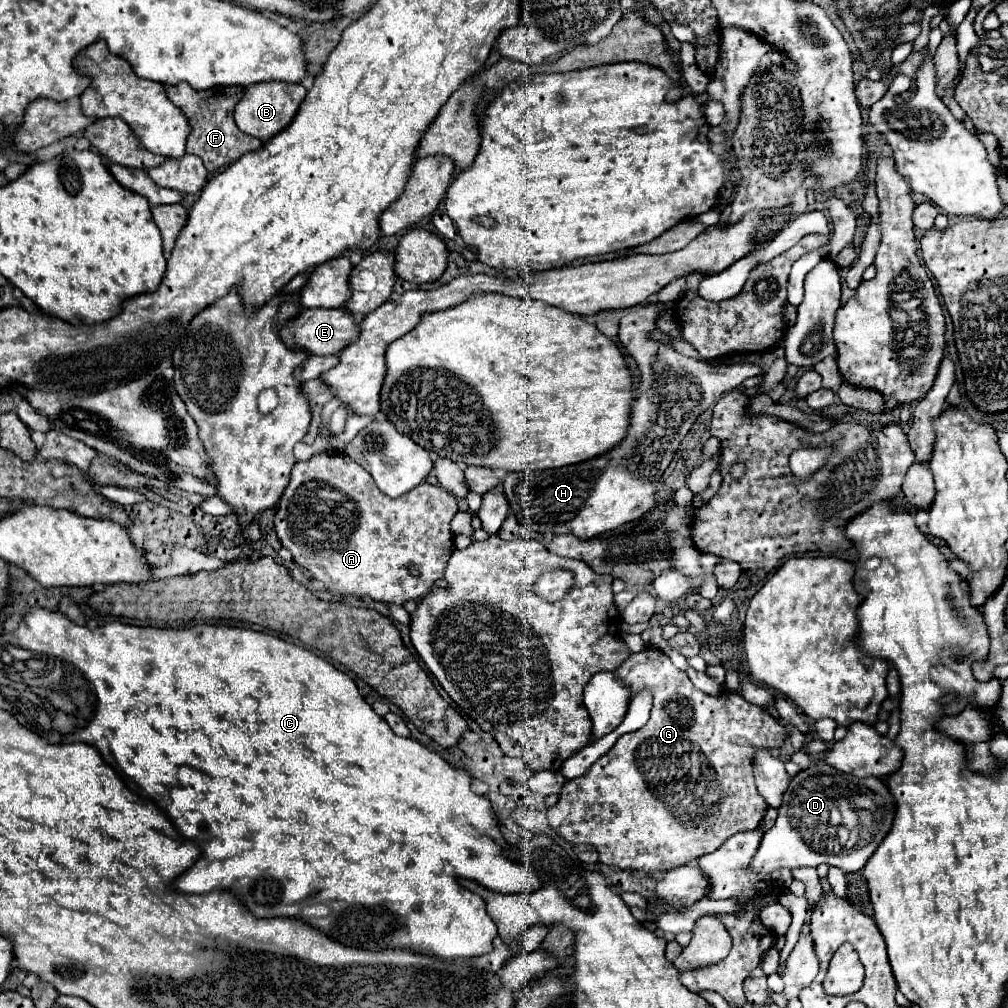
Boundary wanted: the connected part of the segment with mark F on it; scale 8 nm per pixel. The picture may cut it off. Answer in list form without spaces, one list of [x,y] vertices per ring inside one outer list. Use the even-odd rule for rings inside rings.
[[[177,84],[167,88],[167,98],[177,108],[183,110],[191,126],[191,134],[187,136],[187,154],[199,154],[199,158],[203,158],[205,168],[211,174],[233,164],[241,154],[259,150],[263,144],[253,136],[245,136],[233,120],[233,108],[241,100],[241,96],[243,96],[243,88],[239,86],[223,86],[223,92],[221,88],[209,88],[207,92],[205,90],[197,92],[189,84]]]

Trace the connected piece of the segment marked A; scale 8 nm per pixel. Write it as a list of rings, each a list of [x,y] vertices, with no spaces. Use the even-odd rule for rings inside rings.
[[[319,452],[319,454],[313,454],[309,460],[297,462],[293,466],[291,482],[287,484],[287,488],[285,488],[285,492],[283,492],[281,500],[279,500],[279,506],[277,506],[275,532],[277,532],[279,540],[281,540],[281,544],[285,548],[289,548],[289,552],[293,554],[293,560],[297,564],[301,564],[303,568],[307,568],[315,580],[321,580],[327,586],[329,592],[341,594],[341,596],[365,596],[367,594],[367,596],[371,596],[373,600],[379,600],[379,602],[397,602],[397,604],[403,604],[407,600],[419,600],[419,598],[423,598],[433,588],[433,584],[441,578],[445,562],[449,560],[449,554],[453,552],[453,534],[451,534],[449,522],[455,516],[455,512],[457,512],[457,500],[455,500],[455,496],[449,494],[447,490],[443,490],[441,486],[423,482],[417,488],[413,488],[409,494],[391,500],[391,498],[385,498],[385,494],[381,494],[381,490],[377,490],[377,486],[373,486],[373,478],[369,478],[369,472],[365,472],[365,468],[361,468],[357,462],[353,462],[347,454],[343,454],[343,452],[337,452],[337,454]],[[411,564],[417,566],[419,576],[413,576],[409,572]]]

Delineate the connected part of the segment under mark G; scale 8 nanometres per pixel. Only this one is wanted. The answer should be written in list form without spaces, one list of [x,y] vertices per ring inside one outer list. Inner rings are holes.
[[[645,648],[643,652],[637,652],[637,654],[631,654],[625,662],[621,662],[621,666],[617,670],[613,670],[613,676],[625,684],[629,690],[631,690],[631,696],[635,696],[637,692],[641,690],[649,690],[653,694],[653,708],[651,708],[651,718],[649,722],[639,728],[637,732],[631,732],[631,734],[625,734],[625,736],[619,736],[619,740],[615,742],[615,746],[605,754],[601,756],[583,776],[579,778],[573,778],[573,780],[567,780],[561,794],[559,794],[559,802],[547,810],[547,822],[549,826],[559,834],[563,836],[565,840],[569,840],[571,844],[589,844],[593,846],[597,852],[599,852],[599,862],[603,864],[609,864],[609,866],[617,866],[621,870],[625,868],[633,868],[633,870],[641,870],[641,872],[653,872],[653,870],[671,870],[671,868],[677,868],[677,866],[683,866],[695,858],[699,858],[701,854],[707,854],[707,852],[713,852],[717,850],[729,836],[733,836],[735,832],[741,832],[741,830],[753,830],[759,826],[761,818],[765,816],[765,810],[767,810],[767,802],[759,796],[757,788],[755,788],[755,780],[753,780],[753,772],[751,772],[751,760],[753,760],[753,748],[757,746],[763,746],[763,748],[779,748],[783,744],[783,738],[787,736],[787,728],[781,720],[773,718],[767,710],[747,702],[743,696],[739,694],[721,694],[721,696],[709,696],[709,694],[703,694],[701,690],[697,690],[693,686],[693,682],[689,680],[689,676],[675,668],[669,660],[669,656],[661,650],[655,650],[655,648]]]

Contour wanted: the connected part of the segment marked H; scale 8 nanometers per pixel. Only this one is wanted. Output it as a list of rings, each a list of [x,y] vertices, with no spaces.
[[[639,304],[625,312],[619,326],[619,342],[637,362],[641,382],[631,406],[627,436],[609,452],[553,470],[541,472],[509,472],[503,478],[503,492],[511,512],[519,524],[541,534],[575,534],[577,538],[593,538],[613,530],[629,520],[641,518],[655,506],[653,494],[667,470],[681,440],[691,430],[699,414],[703,414],[725,392],[735,390],[745,378],[759,376],[761,368],[751,364],[707,364],[687,358],[669,344],[651,338],[667,304]]]

